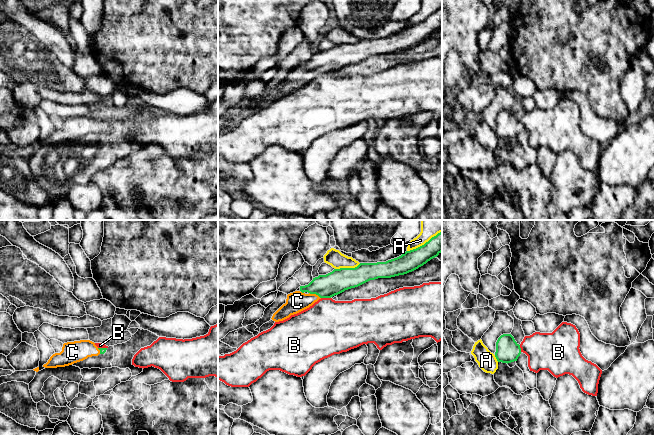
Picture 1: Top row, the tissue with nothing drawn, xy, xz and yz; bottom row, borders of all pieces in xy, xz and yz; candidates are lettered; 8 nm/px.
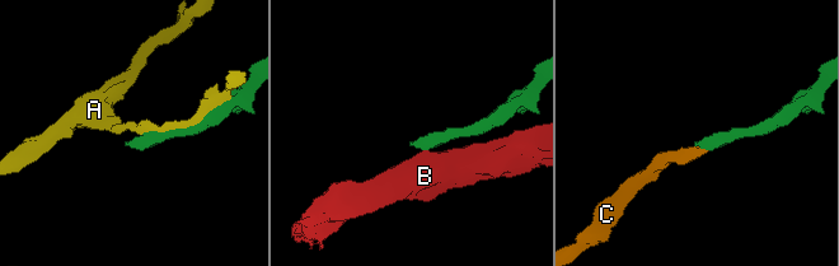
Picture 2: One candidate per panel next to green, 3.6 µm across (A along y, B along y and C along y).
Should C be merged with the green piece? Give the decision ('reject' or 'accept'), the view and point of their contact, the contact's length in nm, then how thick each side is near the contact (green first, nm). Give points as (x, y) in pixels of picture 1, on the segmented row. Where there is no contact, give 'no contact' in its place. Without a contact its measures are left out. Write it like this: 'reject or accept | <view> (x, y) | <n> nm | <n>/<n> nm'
accept | xz (315, 293) | 110 nm | 190/160 nm

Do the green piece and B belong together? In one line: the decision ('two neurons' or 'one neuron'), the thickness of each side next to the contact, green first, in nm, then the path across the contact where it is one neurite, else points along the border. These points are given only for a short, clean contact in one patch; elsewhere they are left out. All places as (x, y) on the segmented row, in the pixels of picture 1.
two neurons; calibres 190 and 440 nm; border xz (321, 297), (330, 298)

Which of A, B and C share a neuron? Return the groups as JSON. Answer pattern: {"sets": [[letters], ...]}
{"sets": [["A"], ["B"], ["C"]]}

